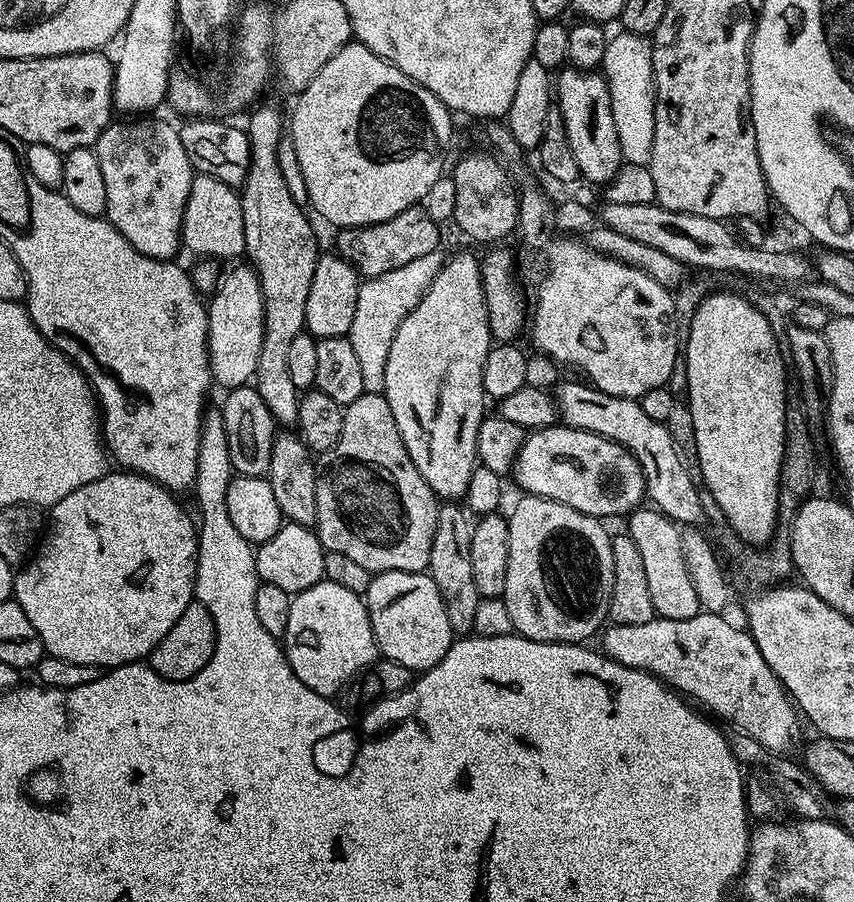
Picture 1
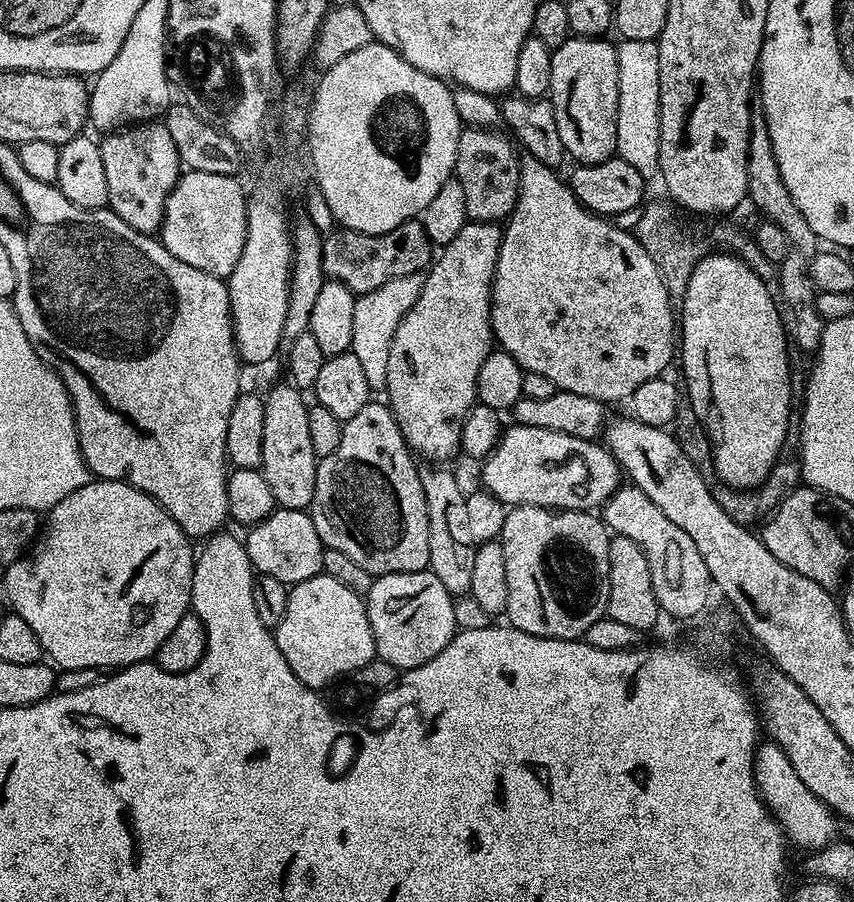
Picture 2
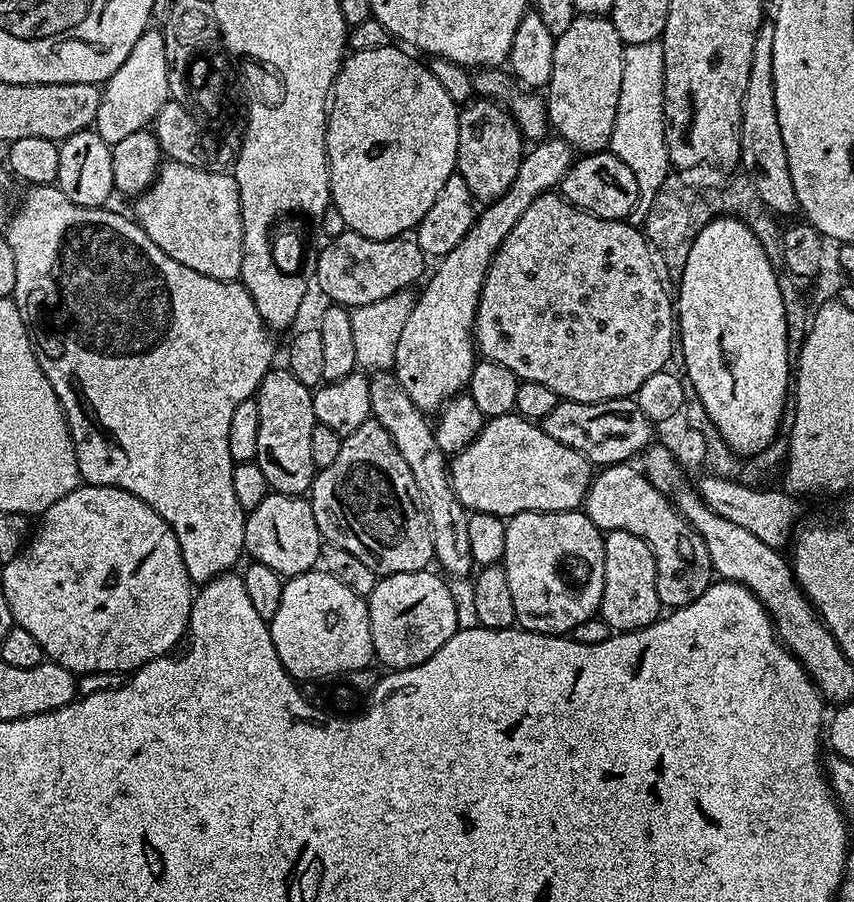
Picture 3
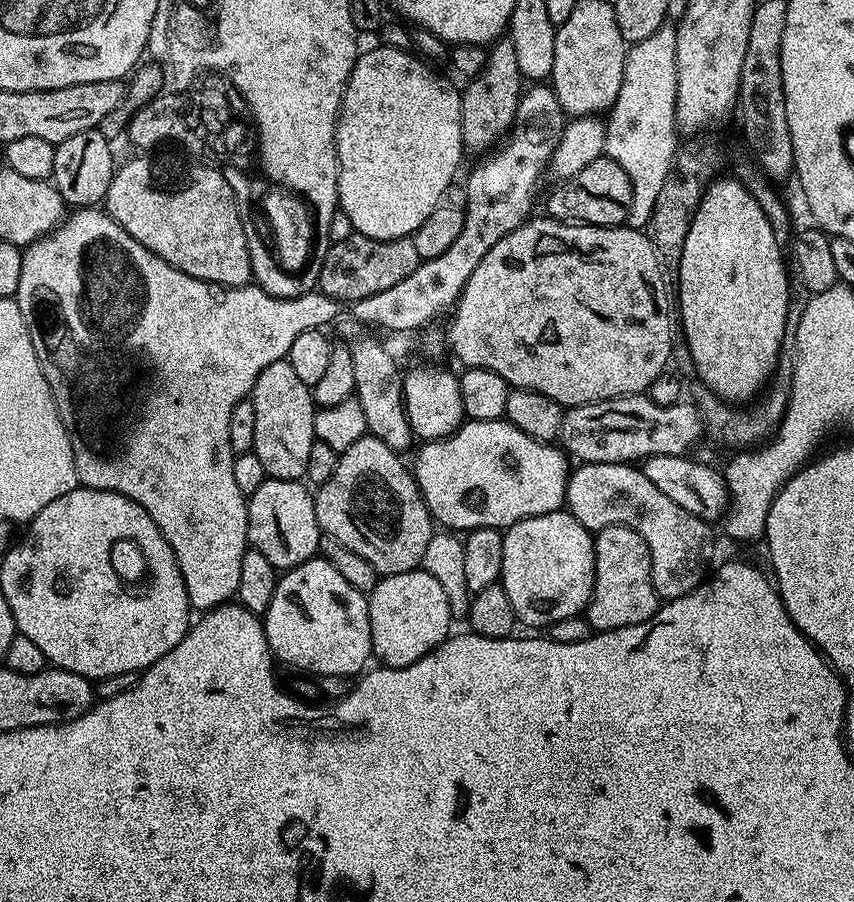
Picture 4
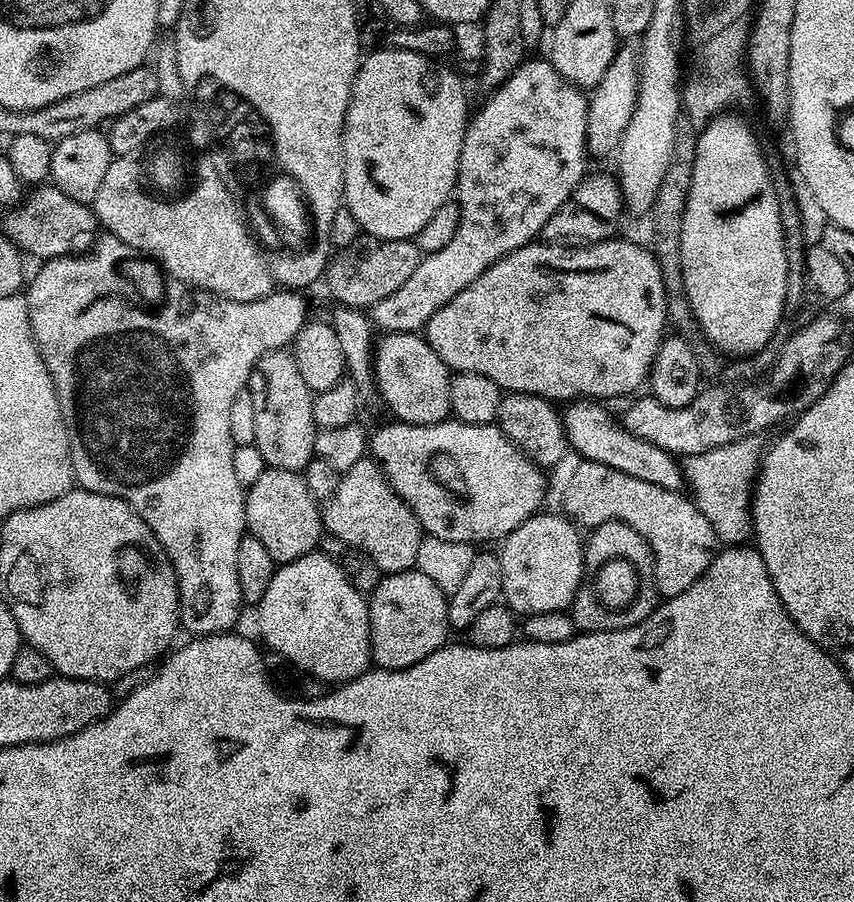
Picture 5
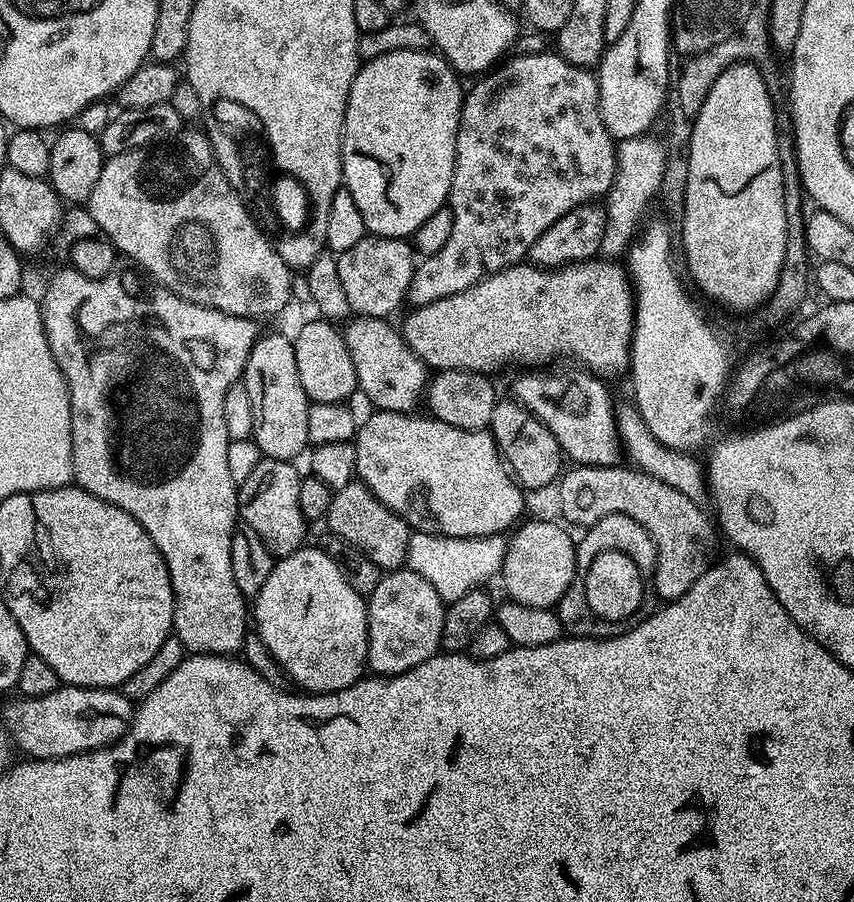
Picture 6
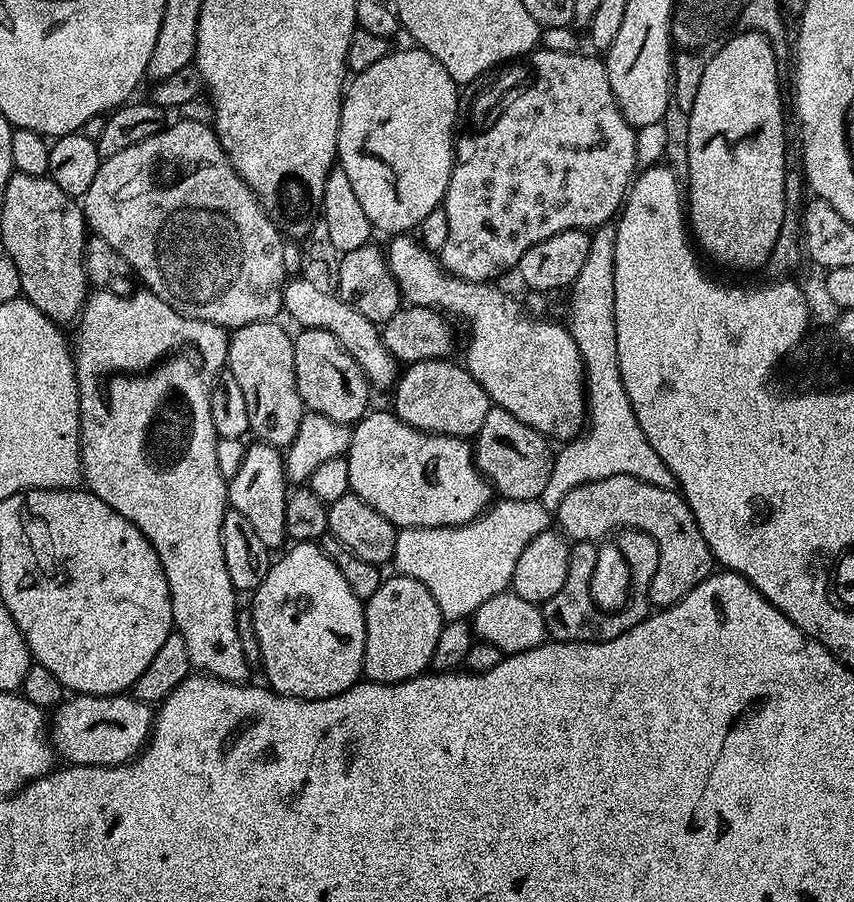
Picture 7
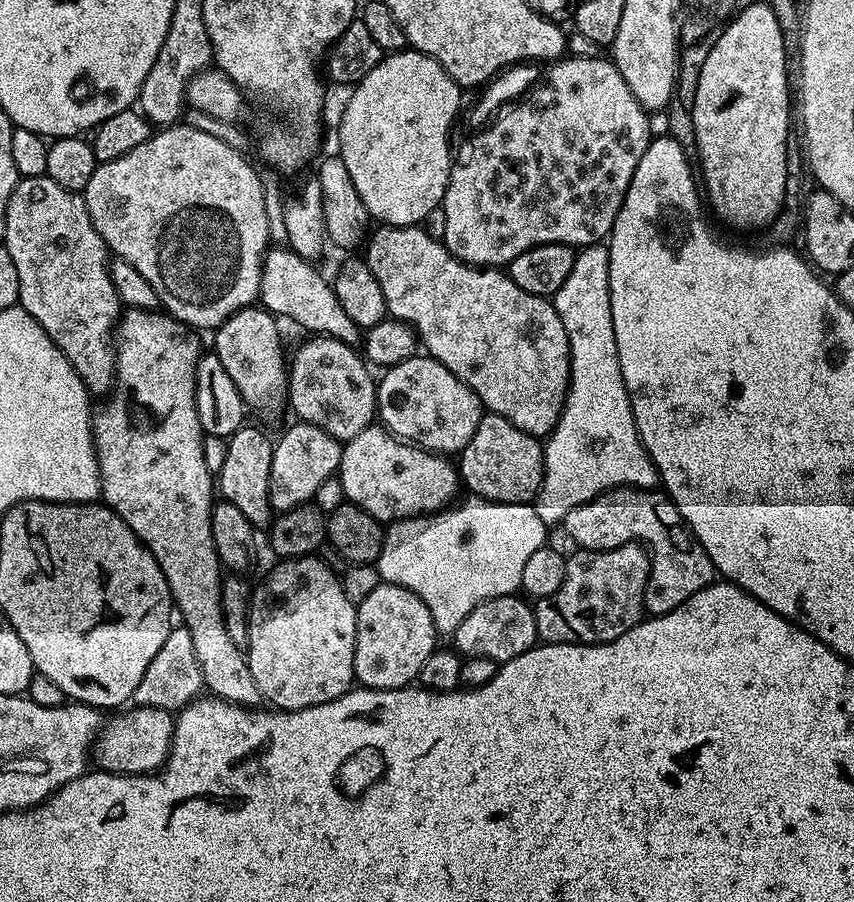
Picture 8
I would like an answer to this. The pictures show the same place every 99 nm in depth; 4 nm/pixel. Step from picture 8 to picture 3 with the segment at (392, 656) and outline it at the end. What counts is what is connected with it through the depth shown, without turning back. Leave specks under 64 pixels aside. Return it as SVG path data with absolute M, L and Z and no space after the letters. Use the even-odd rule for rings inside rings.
M432 570L394 574L377 579L374 590L368 597L370 630L372 631L372 650L377 661L385 664L385 669L399 670L413 668L430 658L452 635L458 631L454 618L454 598L452 589L443 575L435 576Z

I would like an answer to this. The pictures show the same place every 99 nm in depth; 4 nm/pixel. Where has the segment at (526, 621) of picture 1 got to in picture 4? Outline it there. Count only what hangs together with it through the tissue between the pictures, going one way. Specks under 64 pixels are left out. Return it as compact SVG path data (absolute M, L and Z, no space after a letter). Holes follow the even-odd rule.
M567 510L542 514L534 518L526 518L522 522L515 524L514 527L507 529L503 533L503 537L502 574L500 575L500 580L506 590L506 598L510 598L510 606L514 606L517 621L521 625L529 624L532 628L547 629L554 622L562 622L562 618L581 615L587 609L590 598L592 597L592 587L594 586L594 536L586 526L582 526L582 522L578 522L578 518L574 518L572 513Z

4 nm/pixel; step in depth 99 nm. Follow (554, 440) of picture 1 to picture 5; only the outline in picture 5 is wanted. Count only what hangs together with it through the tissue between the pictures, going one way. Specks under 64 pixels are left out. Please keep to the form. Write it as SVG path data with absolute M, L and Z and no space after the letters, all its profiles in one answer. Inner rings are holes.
M455 418L437 424L391 423L371 433L370 456L380 465L392 489L414 510L427 535L446 542L484 546L487 540L503 541L543 509L540 507L544 504L545 473L518 446L511 444L496 424L463 424Z

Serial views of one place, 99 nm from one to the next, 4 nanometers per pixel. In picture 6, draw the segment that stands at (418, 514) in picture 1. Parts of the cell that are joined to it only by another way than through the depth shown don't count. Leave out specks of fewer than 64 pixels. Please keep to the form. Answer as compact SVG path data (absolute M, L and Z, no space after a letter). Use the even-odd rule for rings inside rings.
M353 482L334 493L326 517L327 531L342 537L350 546L362 550L370 562L382 570L400 570L408 563L408 547L413 529L394 510L390 510L365 484Z

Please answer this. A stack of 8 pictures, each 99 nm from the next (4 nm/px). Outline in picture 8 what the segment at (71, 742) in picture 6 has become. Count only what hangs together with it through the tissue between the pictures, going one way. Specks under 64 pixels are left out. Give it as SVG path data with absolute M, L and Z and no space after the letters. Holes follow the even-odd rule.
M139 706L129 707L121 711L114 720L110 721L101 729L94 745L94 760L101 769L106 772L115 772L118 776L146 776L159 772L167 763L171 754L172 738L175 734L176 721L173 713L157 708L142 708Z

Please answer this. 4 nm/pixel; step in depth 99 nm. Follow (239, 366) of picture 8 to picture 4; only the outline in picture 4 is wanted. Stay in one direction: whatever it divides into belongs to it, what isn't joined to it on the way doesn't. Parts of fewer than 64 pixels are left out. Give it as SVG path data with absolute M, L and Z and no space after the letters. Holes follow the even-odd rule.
M287 359L274 362L258 374L250 399L254 402L254 446L252 451L262 462L265 473L274 480L299 480L306 477L306 462L310 446L317 440L314 418L318 411L312 399L312 389L298 378Z

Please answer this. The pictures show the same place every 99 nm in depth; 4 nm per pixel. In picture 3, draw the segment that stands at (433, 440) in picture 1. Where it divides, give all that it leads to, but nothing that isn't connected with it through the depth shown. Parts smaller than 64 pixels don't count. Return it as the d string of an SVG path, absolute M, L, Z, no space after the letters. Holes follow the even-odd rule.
M549 138L533 143L520 158L518 174L514 182L510 182L510 190L506 190L506 194L502 194L487 206L481 207L462 240L445 256L439 257L437 264L440 265L433 270L432 277L430 277L431 272L427 277L429 280L424 293L420 292L415 297L415 304L402 328L402 334L398 337L396 353L393 354L394 375L398 378L402 390L410 396L410 402L414 402L414 406L420 408L421 412L435 413L443 408L453 396L459 396L467 389L470 374L478 359L478 349L474 343L476 307L480 301L490 262L499 250L500 243L506 238L506 234L514 230L514 222L518 222L518 218L526 214L526 206L530 206L530 202L534 202L534 198L538 198L543 192L553 191L573 163L574 149L565 140Z

